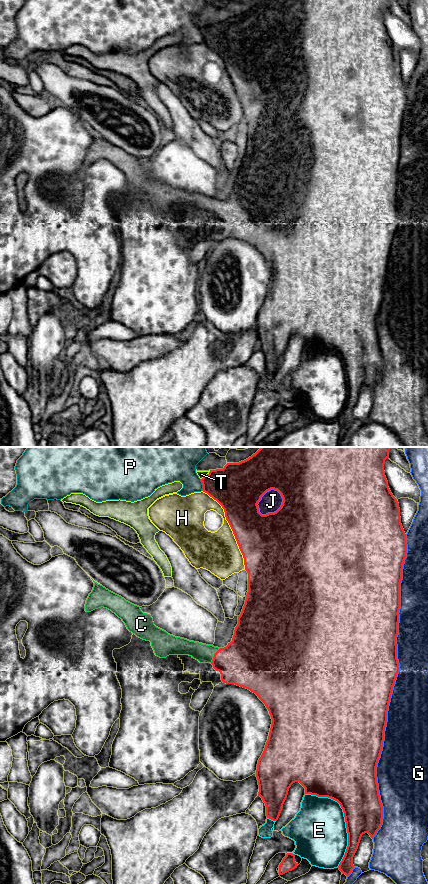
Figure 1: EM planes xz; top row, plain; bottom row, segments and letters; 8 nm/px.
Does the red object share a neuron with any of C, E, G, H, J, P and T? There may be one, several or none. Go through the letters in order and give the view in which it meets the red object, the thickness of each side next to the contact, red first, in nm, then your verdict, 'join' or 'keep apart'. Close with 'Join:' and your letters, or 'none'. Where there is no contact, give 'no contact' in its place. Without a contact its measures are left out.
C: xz | 380/150 nm | join
E: xz | 360/440 nm | keep apart
G: xz | 500/320 nm | keep apart
H: xz | 380/340 nm | keep apart
J: xz | 400/170 nm | keep apart
P: xz | 360/280 nm | keep apart
T: xz | 360/60 nm | keep apart
Join: C

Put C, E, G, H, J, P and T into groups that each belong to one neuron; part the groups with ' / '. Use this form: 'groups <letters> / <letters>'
groups C / E / G / H / J / P / T

